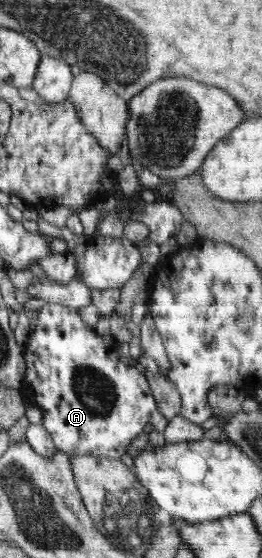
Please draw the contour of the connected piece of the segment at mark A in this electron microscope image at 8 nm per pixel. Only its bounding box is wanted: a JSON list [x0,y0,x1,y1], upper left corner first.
[20,302,170,459]

